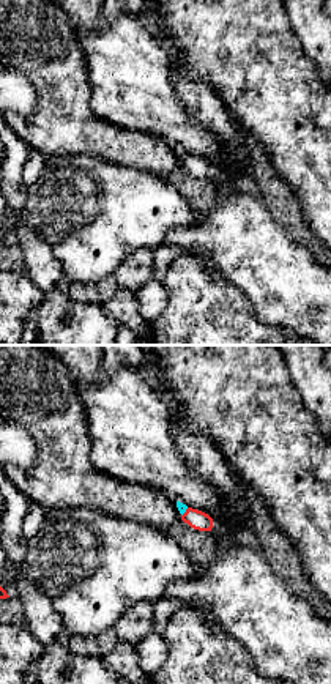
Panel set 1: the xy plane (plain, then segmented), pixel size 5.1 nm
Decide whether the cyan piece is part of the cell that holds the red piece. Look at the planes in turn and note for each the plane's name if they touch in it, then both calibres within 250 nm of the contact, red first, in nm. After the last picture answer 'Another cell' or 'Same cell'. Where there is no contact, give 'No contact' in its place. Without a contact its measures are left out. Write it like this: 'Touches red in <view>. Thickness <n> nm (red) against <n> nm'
Touches red in xy. Thickness 100 nm (red) against 50 nm

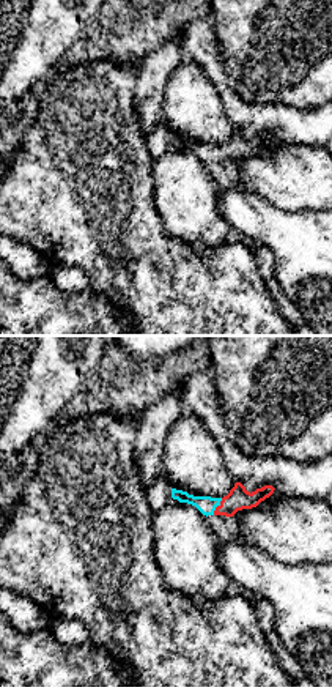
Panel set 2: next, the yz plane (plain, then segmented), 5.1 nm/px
Touches red in yz. Thickness 120 nm (red) against 90 nm

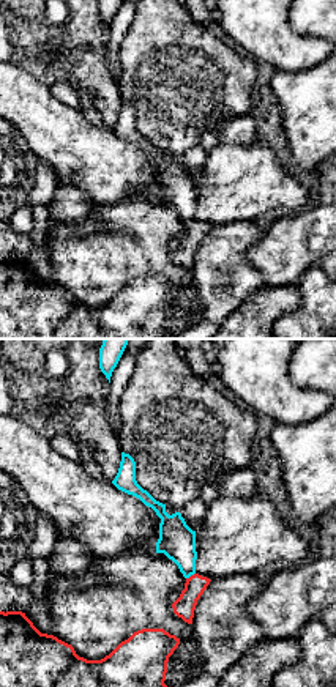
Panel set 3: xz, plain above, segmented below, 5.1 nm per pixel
Touches red in xz. Thickness 110 nm (red) against 190 nm

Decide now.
Same cell

